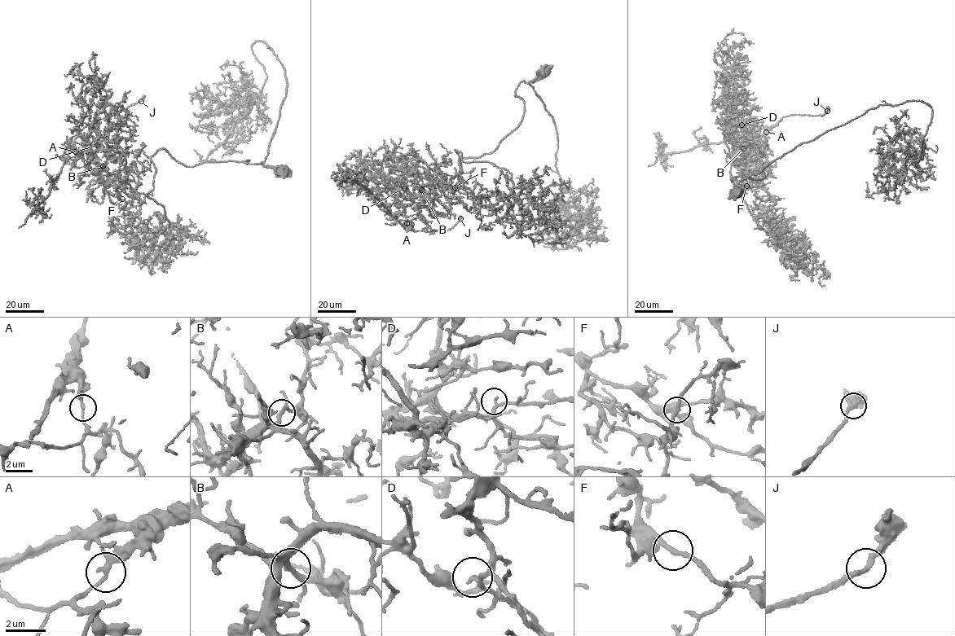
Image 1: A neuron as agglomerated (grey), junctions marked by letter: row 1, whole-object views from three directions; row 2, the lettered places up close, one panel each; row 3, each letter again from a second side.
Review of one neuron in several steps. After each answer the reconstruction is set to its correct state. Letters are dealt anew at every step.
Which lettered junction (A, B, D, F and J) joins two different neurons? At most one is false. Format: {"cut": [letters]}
{"cut": ["A"]}

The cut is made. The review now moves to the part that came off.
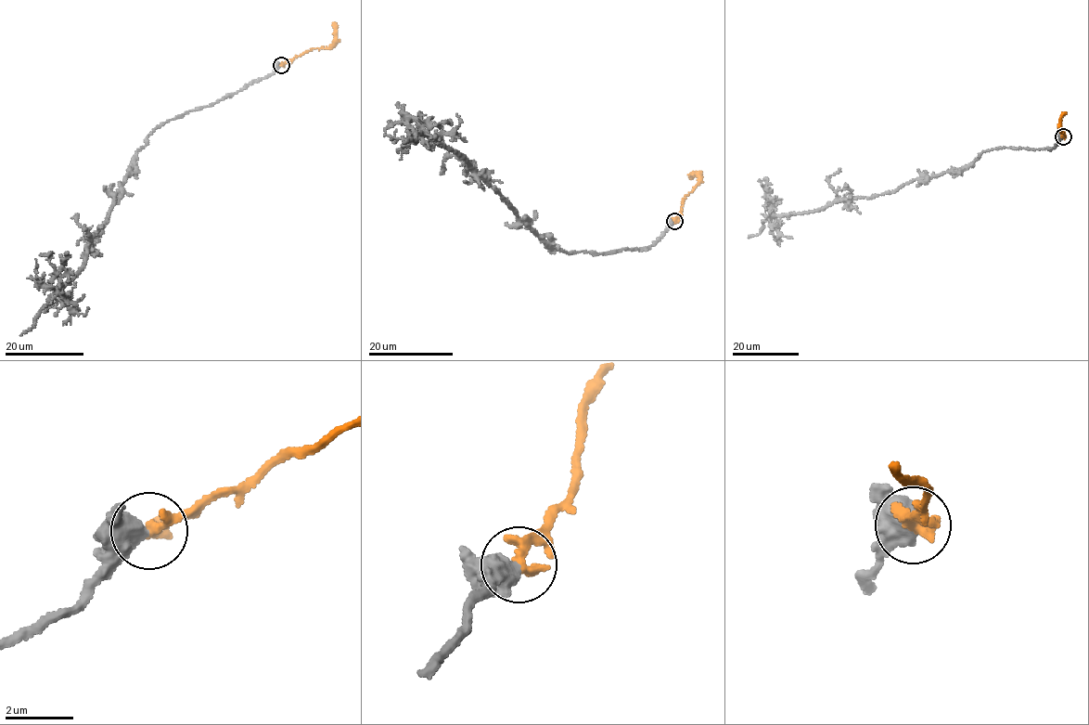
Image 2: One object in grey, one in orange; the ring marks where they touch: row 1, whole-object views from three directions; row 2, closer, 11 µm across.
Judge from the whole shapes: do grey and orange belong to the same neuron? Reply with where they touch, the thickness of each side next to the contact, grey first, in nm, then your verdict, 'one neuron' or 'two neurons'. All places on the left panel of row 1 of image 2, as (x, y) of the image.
place (281, 65); calibres 600 and 400 nm; one neuron

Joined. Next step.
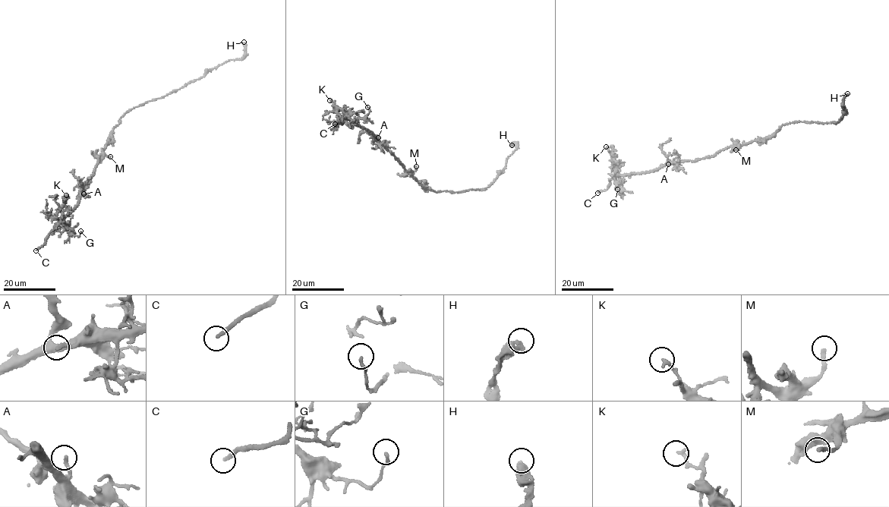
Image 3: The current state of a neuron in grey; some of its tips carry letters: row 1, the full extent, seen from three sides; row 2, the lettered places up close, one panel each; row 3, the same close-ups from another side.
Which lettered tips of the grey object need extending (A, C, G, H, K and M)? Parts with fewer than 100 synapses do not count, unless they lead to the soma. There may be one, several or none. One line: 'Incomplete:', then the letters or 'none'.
Incomplete: C

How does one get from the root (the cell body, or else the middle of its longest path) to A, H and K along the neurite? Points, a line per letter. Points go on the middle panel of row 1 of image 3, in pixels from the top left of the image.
A: (420, 185), (384, 147), (378, 137)
H: (420, 185), (426, 190), (453, 193), (487, 187), (515, 149), (516, 145), (512, 145)
K: (420, 185), (373, 133), (337, 114), (336, 106), (329, 100)

